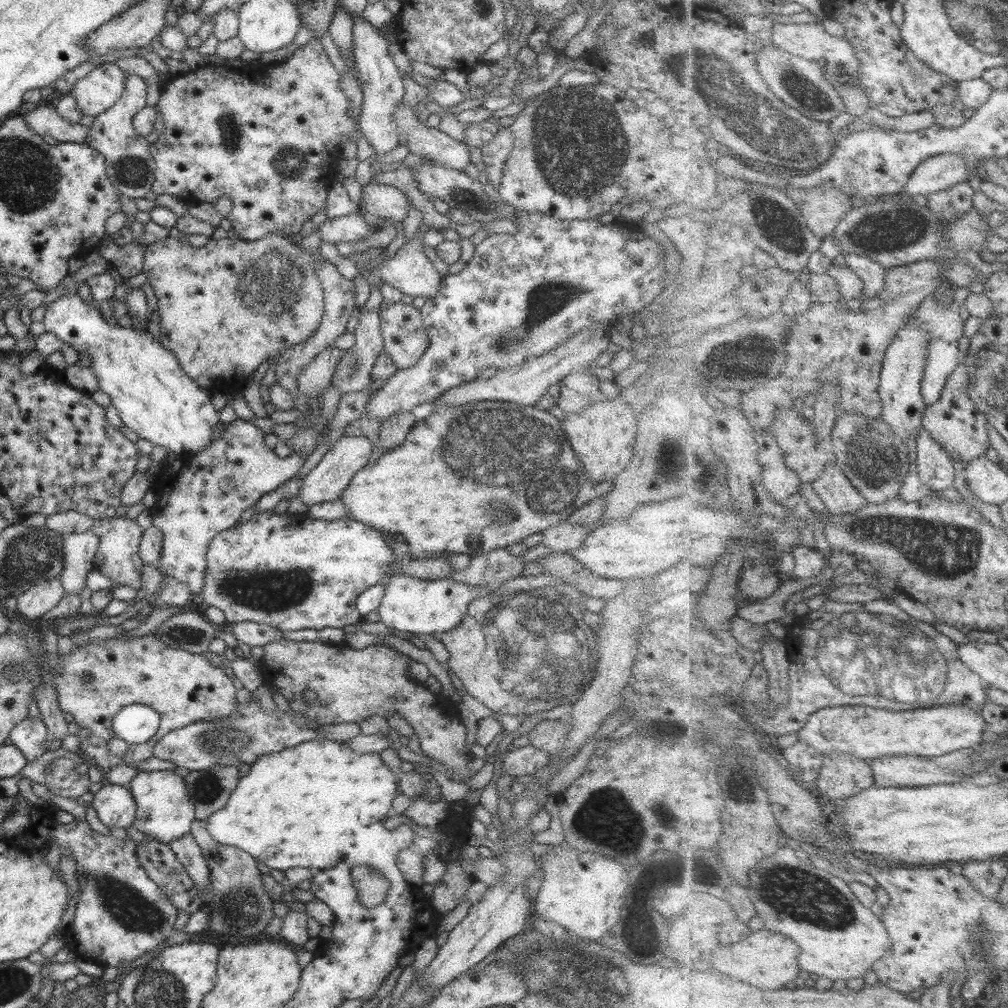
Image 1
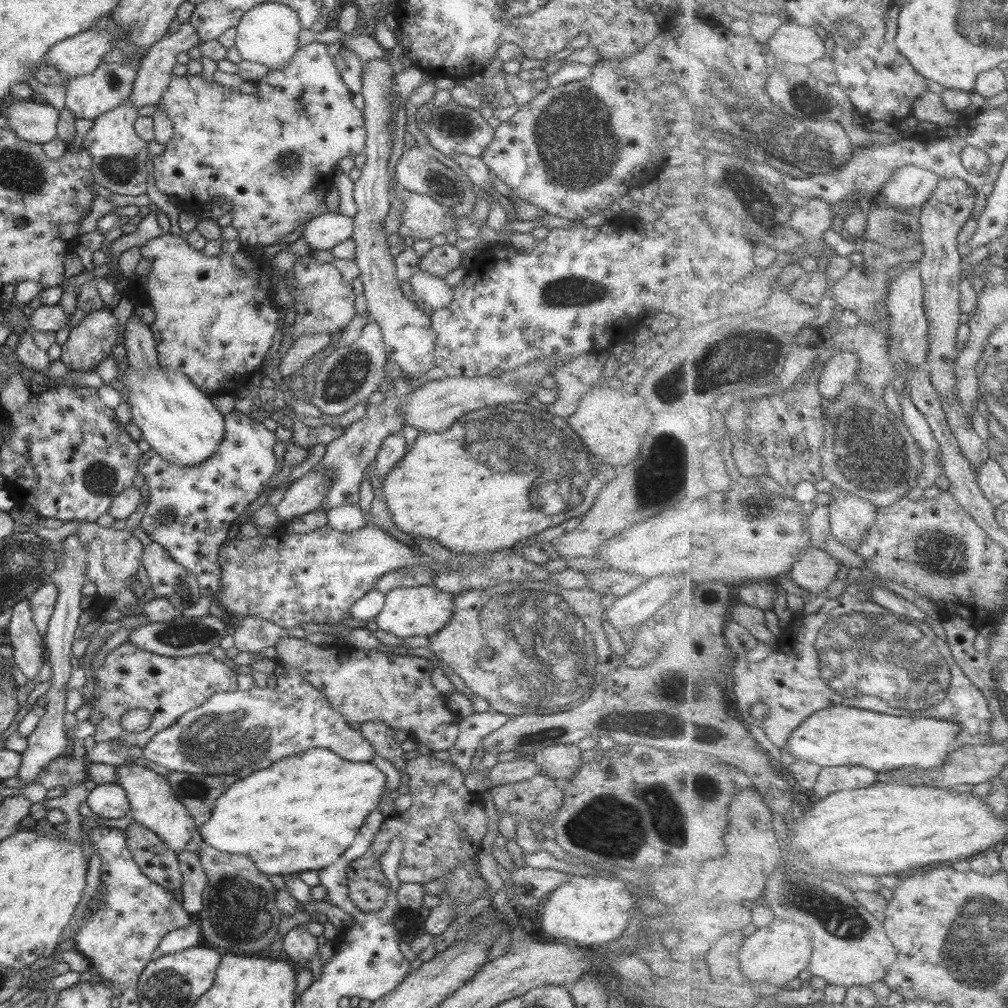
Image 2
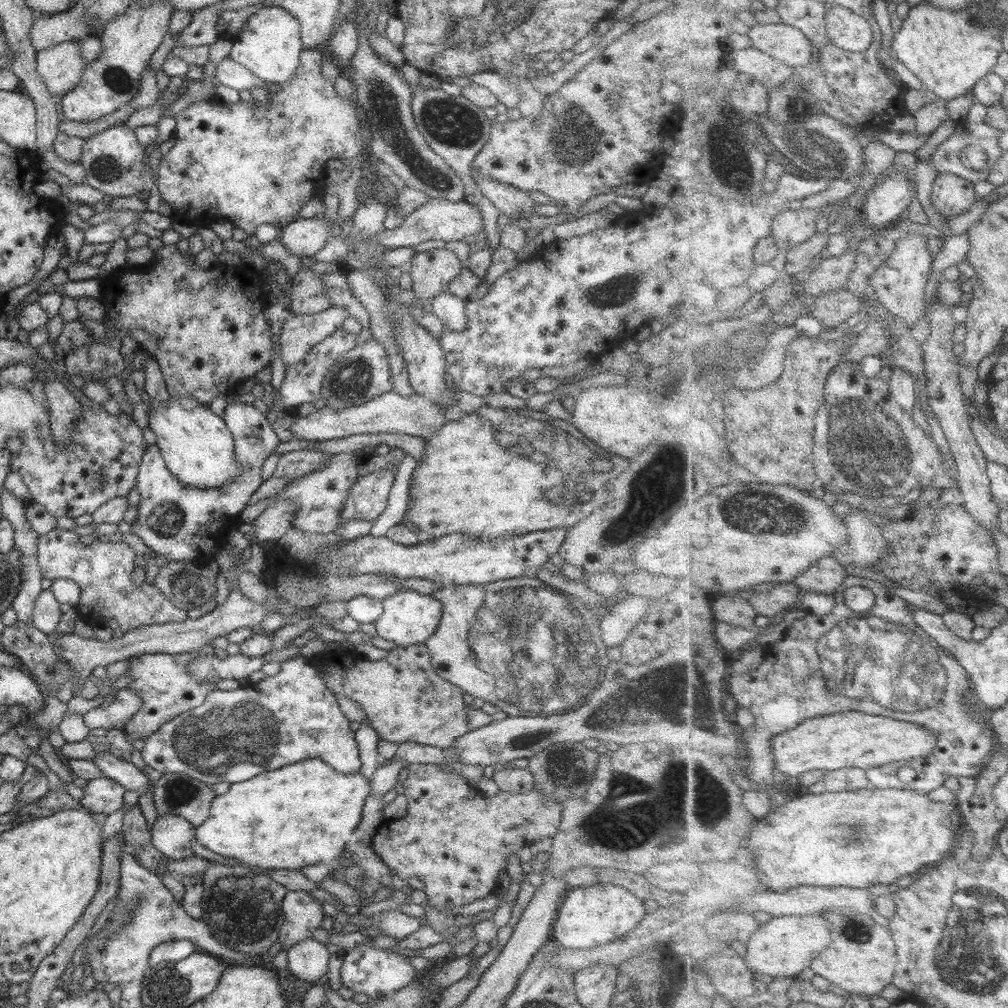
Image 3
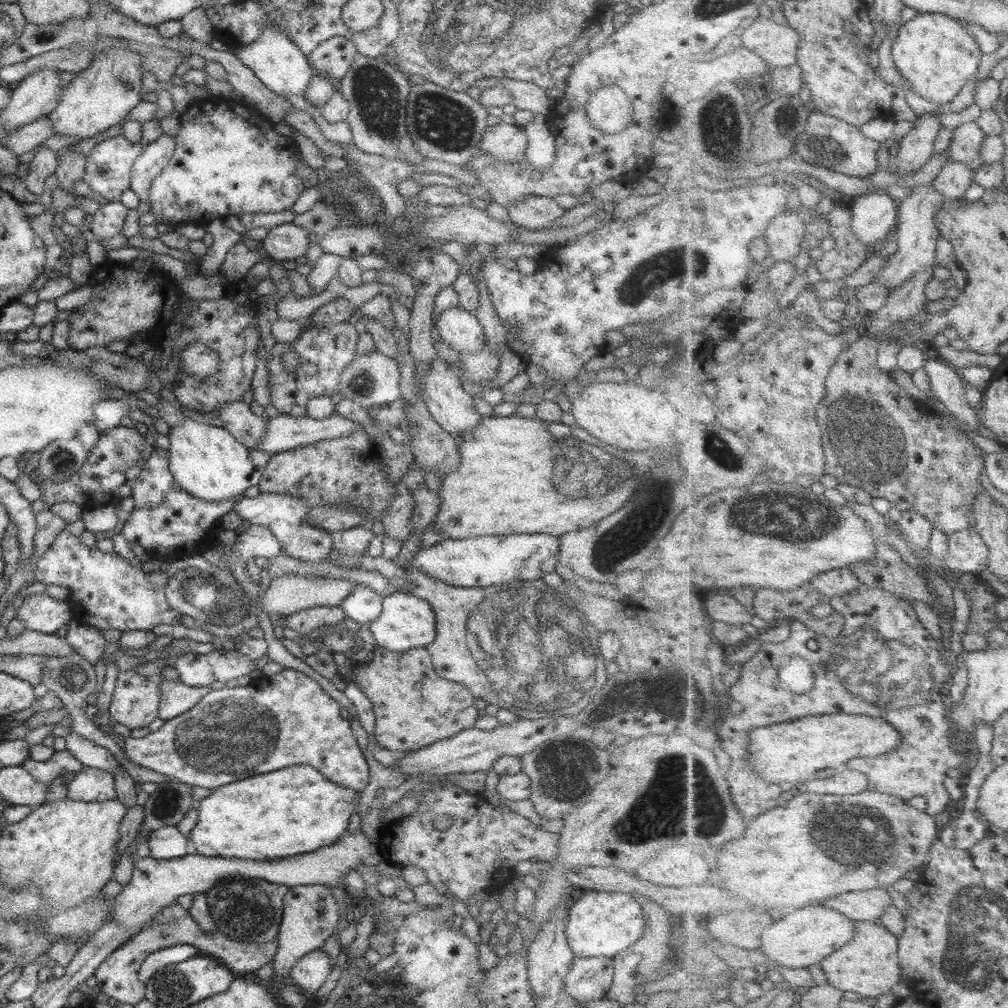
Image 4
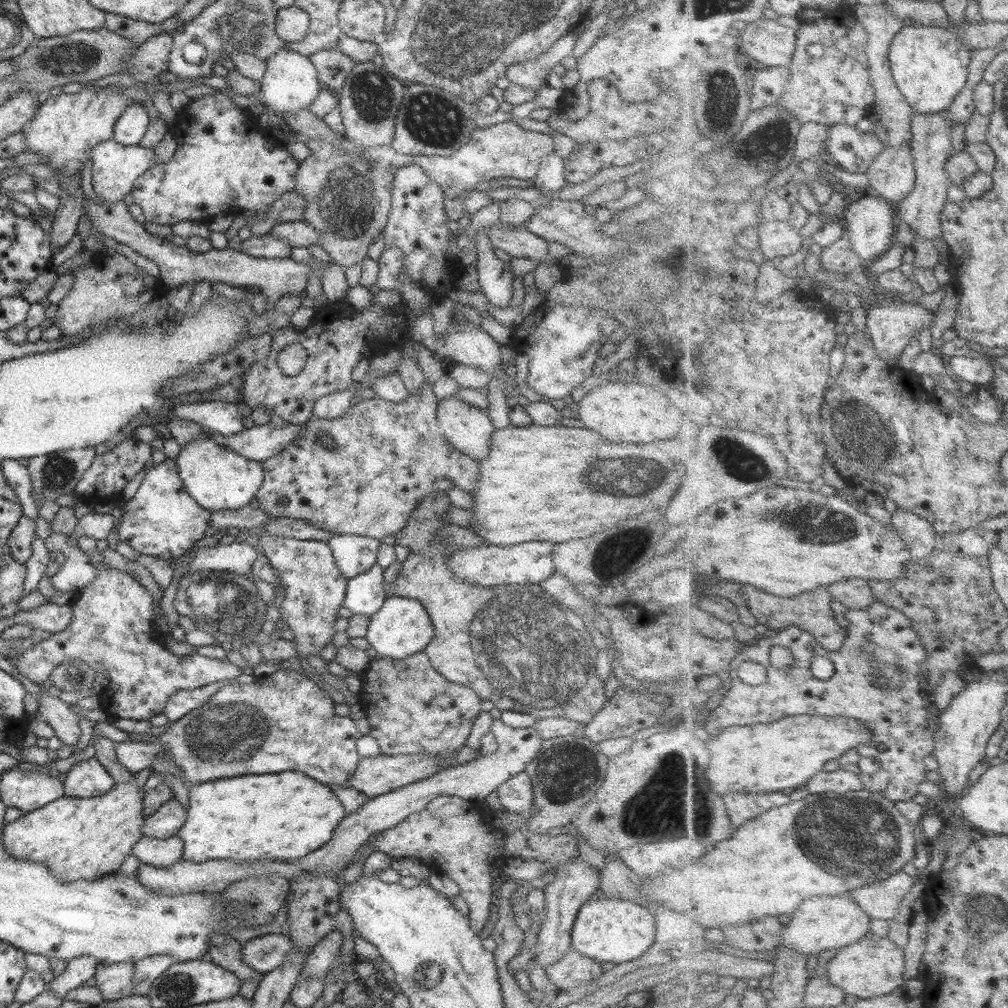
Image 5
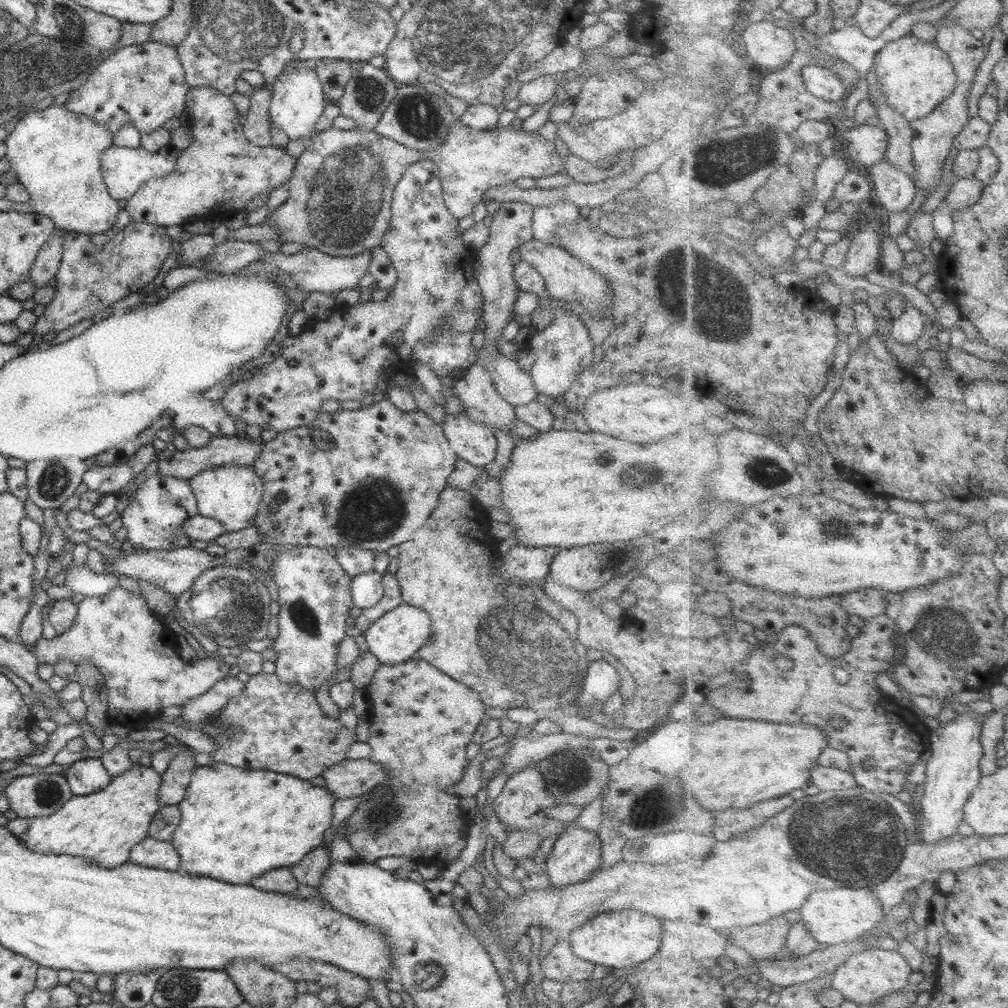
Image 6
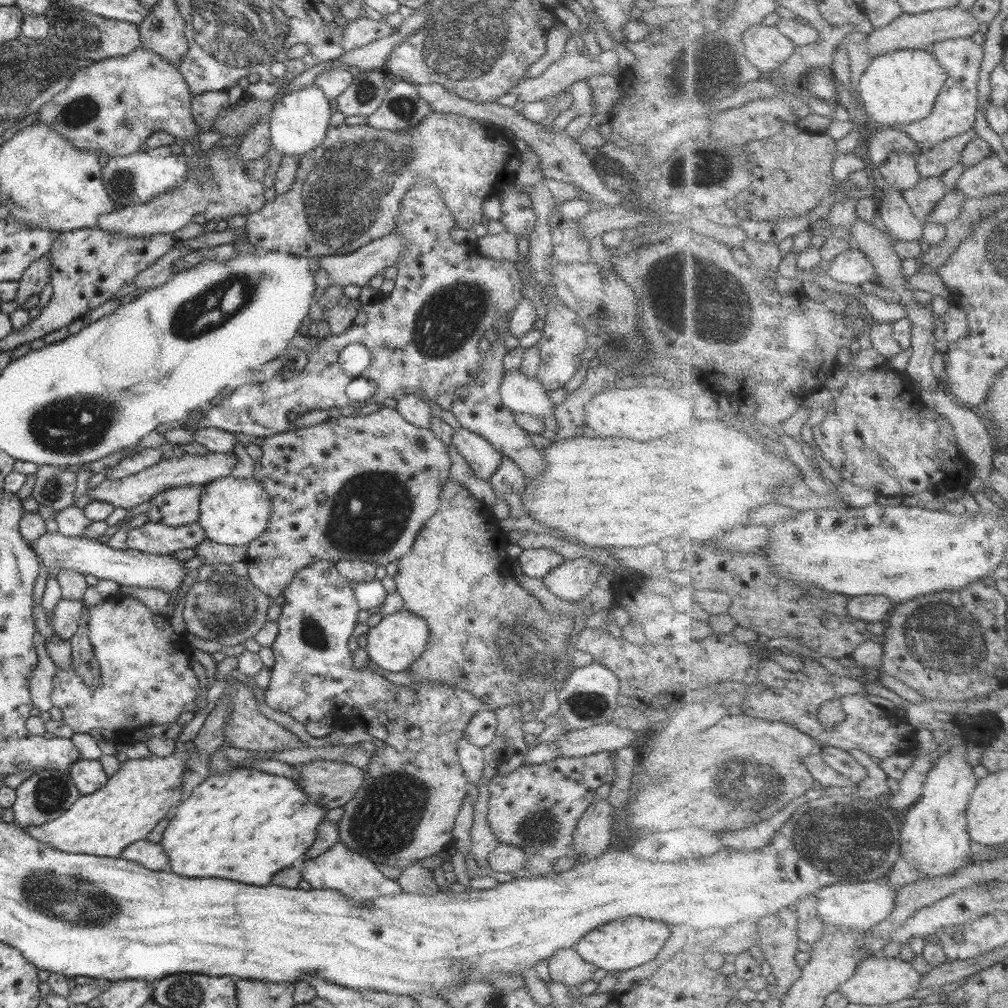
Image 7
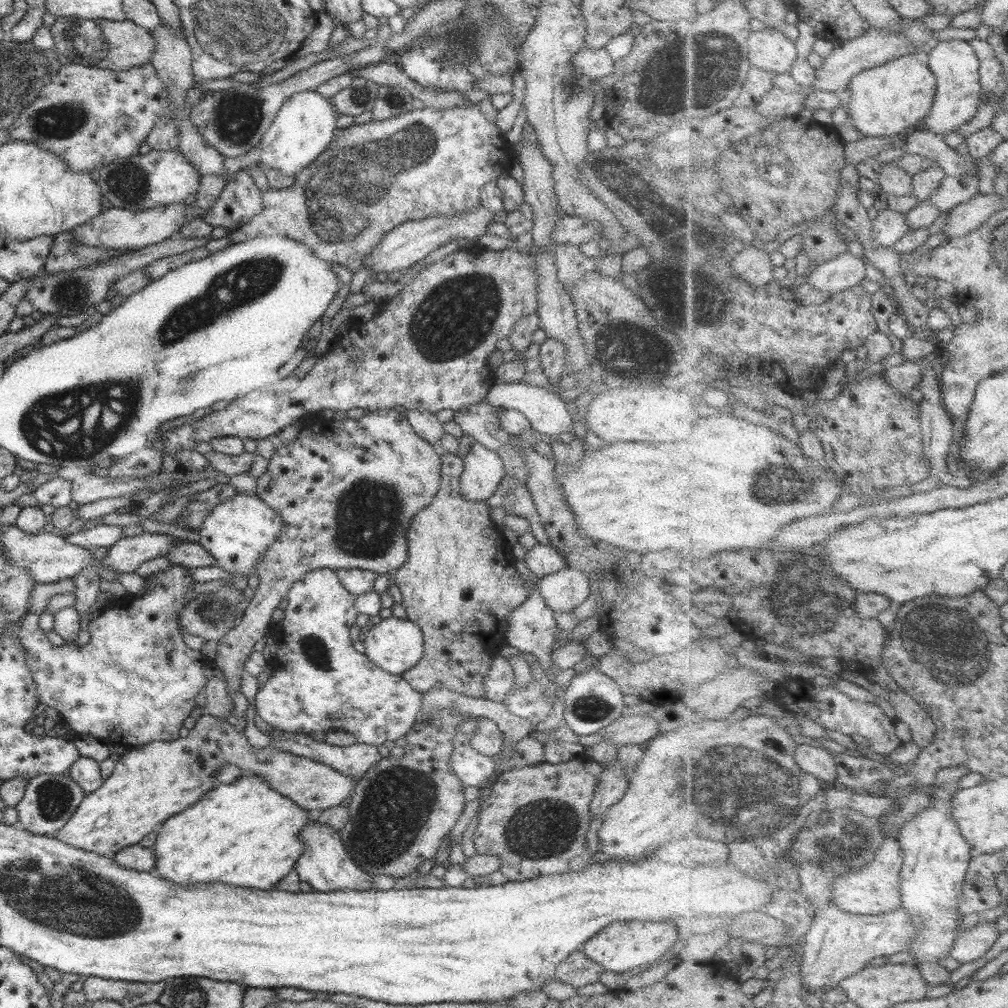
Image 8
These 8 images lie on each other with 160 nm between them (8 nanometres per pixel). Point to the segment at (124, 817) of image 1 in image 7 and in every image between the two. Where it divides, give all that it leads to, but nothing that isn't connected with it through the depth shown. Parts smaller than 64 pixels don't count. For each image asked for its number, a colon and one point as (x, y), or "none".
2: (107, 800)
3: (102, 796)
4: (89, 785)
5: (87, 779)
6: (87, 776)
7: (88, 776)

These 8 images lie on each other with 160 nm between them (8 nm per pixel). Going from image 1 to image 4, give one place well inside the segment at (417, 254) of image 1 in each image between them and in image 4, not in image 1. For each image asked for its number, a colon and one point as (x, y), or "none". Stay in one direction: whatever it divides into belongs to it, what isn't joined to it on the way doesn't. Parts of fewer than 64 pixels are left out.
2: (427, 288)
3: (450, 309)
4: (459, 328)

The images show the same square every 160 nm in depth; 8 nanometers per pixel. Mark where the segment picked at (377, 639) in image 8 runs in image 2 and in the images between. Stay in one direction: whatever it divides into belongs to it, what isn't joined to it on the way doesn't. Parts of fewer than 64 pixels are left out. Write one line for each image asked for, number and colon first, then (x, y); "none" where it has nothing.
2: (408, 611)
3: (409, 618)
4: (406, 621)
5: (402, 627)
6: (396, 637)
7: (398, 640)

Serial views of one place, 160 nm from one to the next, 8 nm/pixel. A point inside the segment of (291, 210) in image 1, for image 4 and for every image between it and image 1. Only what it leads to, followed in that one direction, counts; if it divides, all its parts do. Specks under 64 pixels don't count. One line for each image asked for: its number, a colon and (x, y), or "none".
2: (272, 154)
3: (248, 163)
4: (228, 160)

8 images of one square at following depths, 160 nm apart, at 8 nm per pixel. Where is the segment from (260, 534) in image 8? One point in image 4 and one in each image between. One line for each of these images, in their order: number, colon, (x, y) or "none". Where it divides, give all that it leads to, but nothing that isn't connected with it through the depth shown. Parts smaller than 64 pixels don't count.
4: (206, 461)
5: (216, 478)
6: (231, 494)
7: (233, 511)

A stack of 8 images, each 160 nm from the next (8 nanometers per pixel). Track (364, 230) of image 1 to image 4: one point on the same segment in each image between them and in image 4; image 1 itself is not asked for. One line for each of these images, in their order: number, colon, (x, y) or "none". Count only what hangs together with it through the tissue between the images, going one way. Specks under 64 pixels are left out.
2: (324, 232)
3: (303, 238)
4: (287, 242)

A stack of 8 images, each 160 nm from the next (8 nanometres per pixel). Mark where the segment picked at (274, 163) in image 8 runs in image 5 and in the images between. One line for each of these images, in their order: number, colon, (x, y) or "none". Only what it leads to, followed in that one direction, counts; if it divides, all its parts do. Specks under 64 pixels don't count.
5: (290, 83)
6: (298, 100)
7: (298, 122)

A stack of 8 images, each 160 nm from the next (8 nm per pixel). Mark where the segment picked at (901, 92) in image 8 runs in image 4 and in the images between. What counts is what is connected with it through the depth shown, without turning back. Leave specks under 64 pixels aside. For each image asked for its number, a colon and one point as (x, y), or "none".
4: (936, 53)
5: (931, 64)
6: (917, 77)
7: (899, 88)

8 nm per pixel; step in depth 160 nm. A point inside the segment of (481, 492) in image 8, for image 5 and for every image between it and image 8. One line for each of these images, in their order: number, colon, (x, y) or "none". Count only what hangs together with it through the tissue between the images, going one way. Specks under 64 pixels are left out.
5: (467, 428)
6: (472, 441)
7: (483, 459)

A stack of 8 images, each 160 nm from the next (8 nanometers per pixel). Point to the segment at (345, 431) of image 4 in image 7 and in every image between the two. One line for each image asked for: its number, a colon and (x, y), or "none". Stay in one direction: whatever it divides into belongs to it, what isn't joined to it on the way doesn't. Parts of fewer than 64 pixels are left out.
5: (260, 442)
6: (224, 450)
7: (127, 492)

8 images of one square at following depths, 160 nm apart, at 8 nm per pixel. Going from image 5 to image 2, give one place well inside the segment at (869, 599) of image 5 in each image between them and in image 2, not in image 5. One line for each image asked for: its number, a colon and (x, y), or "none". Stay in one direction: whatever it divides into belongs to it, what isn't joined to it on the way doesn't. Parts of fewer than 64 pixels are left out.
2: (814, 570)
3: (828, 574)
4: (839, 582)

